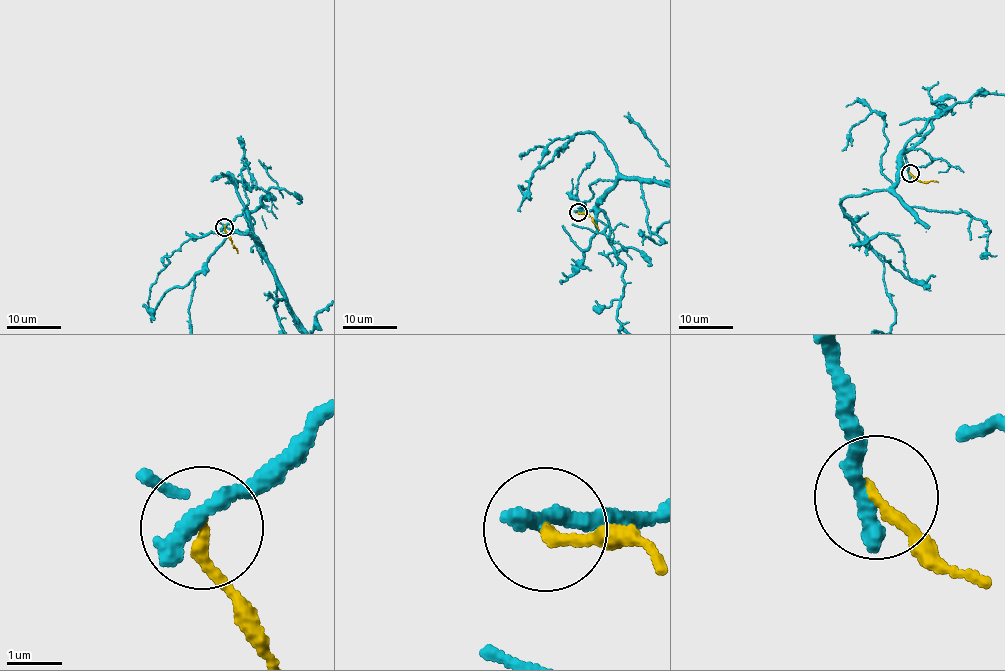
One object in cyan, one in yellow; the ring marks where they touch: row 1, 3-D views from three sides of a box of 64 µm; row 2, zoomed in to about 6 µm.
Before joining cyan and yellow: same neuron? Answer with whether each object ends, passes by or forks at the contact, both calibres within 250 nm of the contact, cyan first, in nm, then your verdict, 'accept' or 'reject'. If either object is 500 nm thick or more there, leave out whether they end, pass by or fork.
cyan ends there; yellow ends there; 420 nm thick on the cyan side, 220 nm on the other; reject

